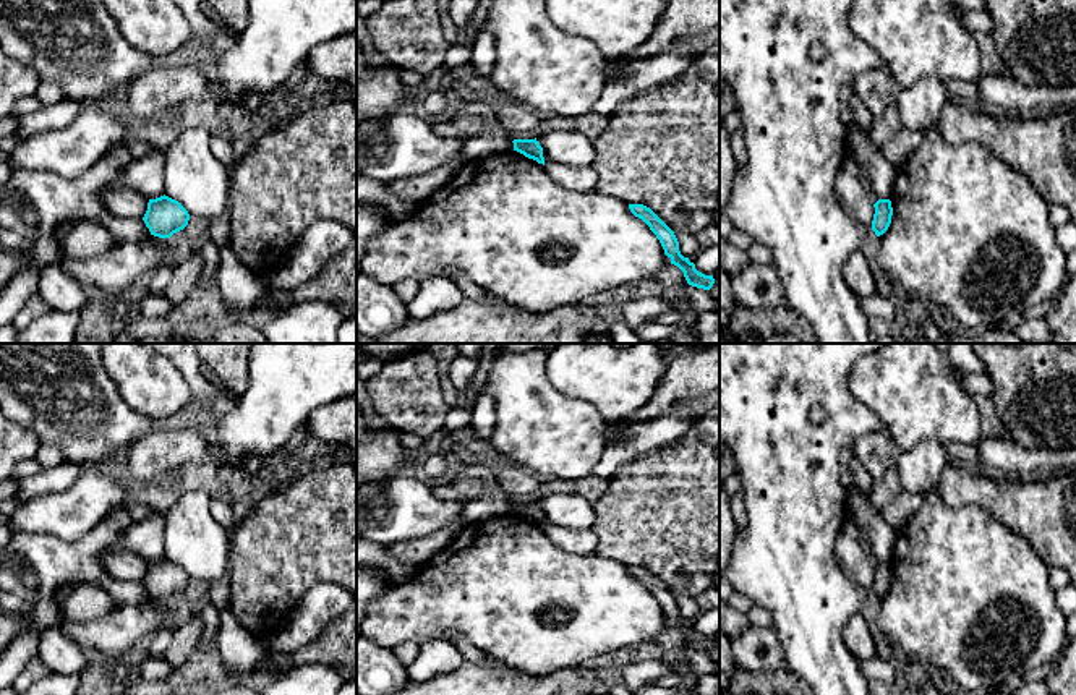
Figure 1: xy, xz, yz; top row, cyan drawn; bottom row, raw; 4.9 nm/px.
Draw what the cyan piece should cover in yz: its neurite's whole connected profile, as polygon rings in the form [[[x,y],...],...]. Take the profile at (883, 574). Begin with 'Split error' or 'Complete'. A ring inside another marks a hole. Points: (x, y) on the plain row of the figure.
Complete. [[[878,562],[873,570],[875,577],[872,583],[872,593],[877,599],[880,599],[888,593],[891,586],[893,570],[890,562]]]

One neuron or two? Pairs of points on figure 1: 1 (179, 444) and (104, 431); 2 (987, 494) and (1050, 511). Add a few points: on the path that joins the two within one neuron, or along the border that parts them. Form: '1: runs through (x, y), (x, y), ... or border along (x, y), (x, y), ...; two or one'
1: border along (161, 426), (140, 436), (120, 456), (107, 459); two
2: runs through (1003, 499), (1034, 509); one

